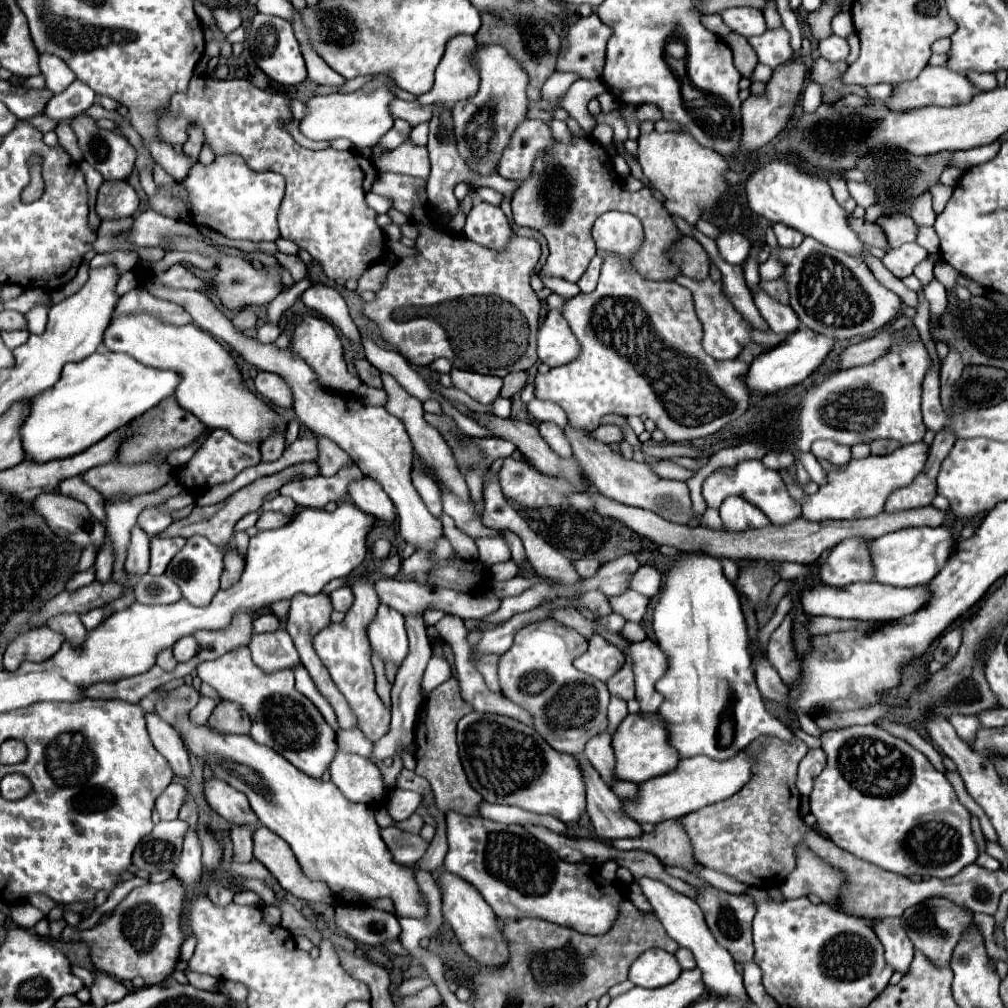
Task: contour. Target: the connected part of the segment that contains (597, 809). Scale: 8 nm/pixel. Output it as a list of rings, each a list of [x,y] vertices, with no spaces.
[[[573,755],[573,757],[579,761],[579,767],[585,777],[587,813],[593,821],[597,837],[601,841],[641,837],[643,831],[639,823],[629,819],[619,809],[619,797],[609,789],[609,785],[601,779],[601,775],[593,769],[593,765],[583,755]]]

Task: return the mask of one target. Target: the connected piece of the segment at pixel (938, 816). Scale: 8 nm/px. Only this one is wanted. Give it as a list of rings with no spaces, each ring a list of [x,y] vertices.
[[[875,725],[827,731],[821,737],[821,747],[827,753],[827,765],[821,775],[815,777],[809,801],[819,831],[835,845],[905,877],[921,875],[945,879],[959,873],[965,865],[975,863],[979,851],[969,823],[971,815],[959,803],[947,777],[937,771],[921,751]]]

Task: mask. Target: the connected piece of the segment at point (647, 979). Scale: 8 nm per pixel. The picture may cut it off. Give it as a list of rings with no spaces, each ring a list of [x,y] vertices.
[[[649,949],[633,961],[629,969],[629,981],[639,987],[657,989],[673,983],[681,971],[683,969],[673,953],[667,953],[663,949]]]

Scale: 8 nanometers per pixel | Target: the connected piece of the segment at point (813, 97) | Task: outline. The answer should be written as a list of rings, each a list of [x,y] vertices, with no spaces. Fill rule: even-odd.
[[[807,81],[803,97],[801,97],[803,111],[813,113],[817,109],[817,105],[821,103],[821,97],[823,97],[823,87],[819,83],[815,83],[815,81]]]

